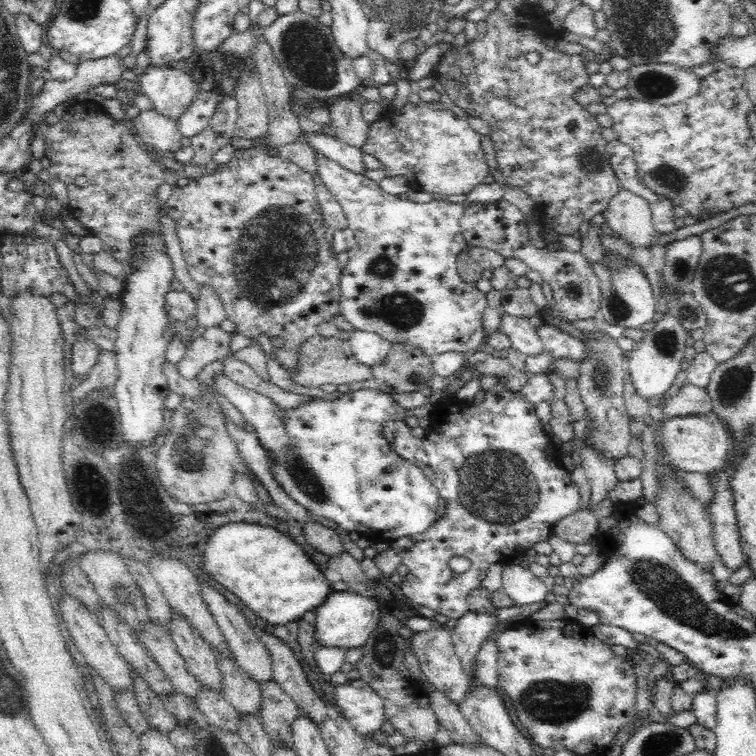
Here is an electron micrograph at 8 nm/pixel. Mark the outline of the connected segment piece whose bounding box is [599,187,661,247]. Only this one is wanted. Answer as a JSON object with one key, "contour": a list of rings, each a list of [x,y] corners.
{"contour":[[[622,187],[620,188],[621,190],[612,196],[599,218],[603,218],[603,221],[612,228],[614,233],[620,234],[620,237],[617,238],[625,239],[632,247],[653,246],[661,234],[657,231],[657,228],[654,228],[649,202],[646,198],[642,198],[631,191],[626,191]]]}

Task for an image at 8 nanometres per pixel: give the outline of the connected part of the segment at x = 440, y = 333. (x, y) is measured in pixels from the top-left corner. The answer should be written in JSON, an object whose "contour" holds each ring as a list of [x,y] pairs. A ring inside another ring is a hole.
{"contour":[[[315,151],[315,159],[317,162],[318,176],[321,182],[328,188],[328,191],[334,198],[341,204],[345,217],[347,218],[347,226],[353,230],[355,234],[356,244],[348,251],[349,259],[346,266],[344,266],[340,281],[340,312],[346,320],[354,327],[356,331],[370,332],[378,334],[382,338],[389,340],[391,343],[404,343],[416,347],[429,357],[444,355],[448,352],[460,352],[467,354],[471,351],[476,351],[485,344],[485,329],[483,326],[482,316],[484,310],[488,307],[488,300],[486,293],[480,291],[475,285],[468,284],[463,281],[457,269],[457,257],[460,250],[464,250],[468,245],[466,239],[463,237],[460,220],[465,211],[465,204],[452,203],[444,200],[432,199],[430,202],[418,203],[400,199],[399,196],[394,194],[387,194],[379,186],[378,182],[366,178],[362,174],[356,174],[340,166],[340,163],[329,159],[326,155]]]}

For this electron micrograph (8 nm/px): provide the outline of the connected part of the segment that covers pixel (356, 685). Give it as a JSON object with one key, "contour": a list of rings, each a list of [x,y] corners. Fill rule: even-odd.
{"contour":[[[362,679],[335,685],[335,699],[360,736],[372,738],[387,720],[384,699]]]}

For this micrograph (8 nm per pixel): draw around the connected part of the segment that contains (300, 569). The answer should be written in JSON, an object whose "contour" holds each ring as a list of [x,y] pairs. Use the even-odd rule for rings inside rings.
{"contour":[[[236,522],[220,526],[208,538],[202,570],[218,588],[230,590],[234,596],[242,600],[242,604],[245,604],[248,610],[263,618],[268,624],[276,626],[299,620],[308,610],[314,611],[333,592],[332,584],[317,565],[301,546],[283,531],[264,525]]]}

